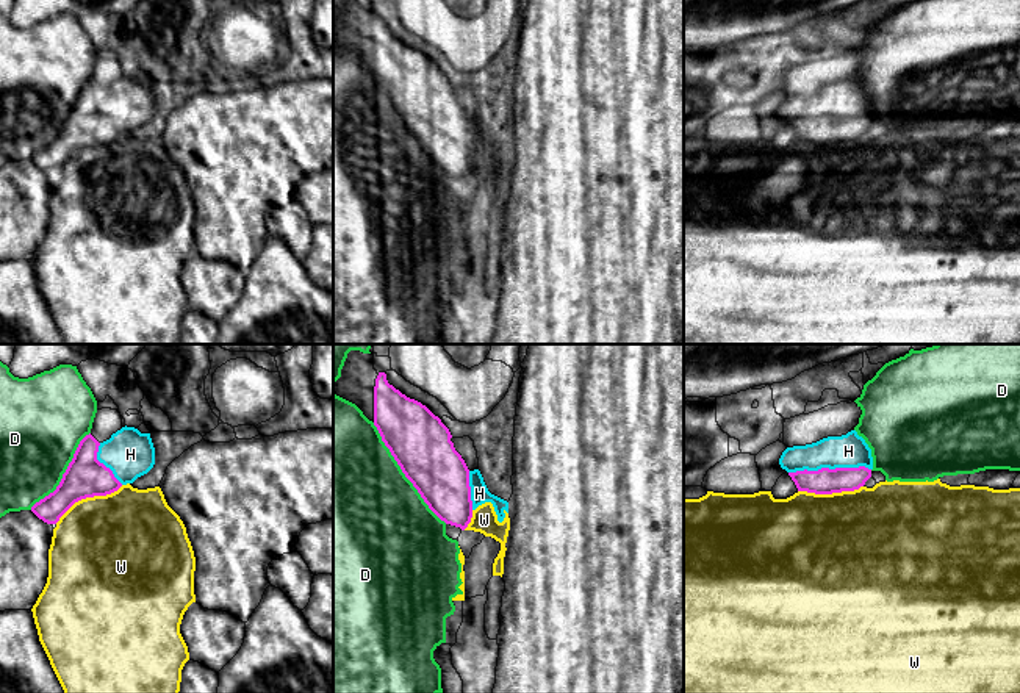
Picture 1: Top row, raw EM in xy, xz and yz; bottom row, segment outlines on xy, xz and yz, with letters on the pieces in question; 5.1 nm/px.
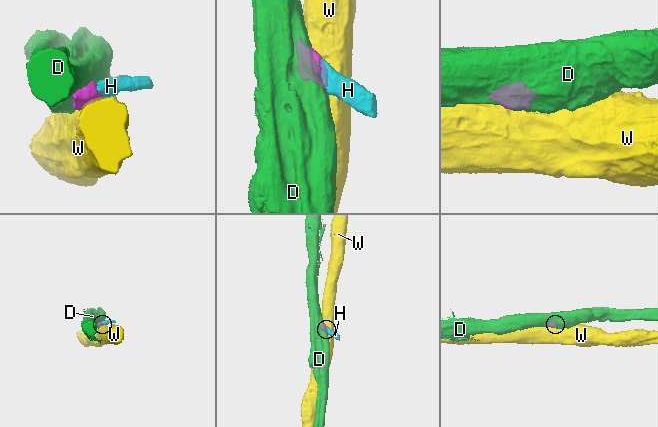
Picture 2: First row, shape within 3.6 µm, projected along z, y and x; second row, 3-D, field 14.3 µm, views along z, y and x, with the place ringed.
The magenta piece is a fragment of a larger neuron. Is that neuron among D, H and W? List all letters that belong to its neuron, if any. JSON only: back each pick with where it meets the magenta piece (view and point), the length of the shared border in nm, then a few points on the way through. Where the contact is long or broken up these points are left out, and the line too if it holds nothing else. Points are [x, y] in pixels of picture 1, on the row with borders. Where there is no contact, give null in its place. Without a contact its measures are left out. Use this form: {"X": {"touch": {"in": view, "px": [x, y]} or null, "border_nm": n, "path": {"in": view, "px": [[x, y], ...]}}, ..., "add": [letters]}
{"H": {"touch": {"in": "yz", "px": [828, 468]}, "border_nm": 420, "path": {"in": "yz", "px": [[825, 481], [828, 468], [848, 451]]}}, "add": ["H"]}

